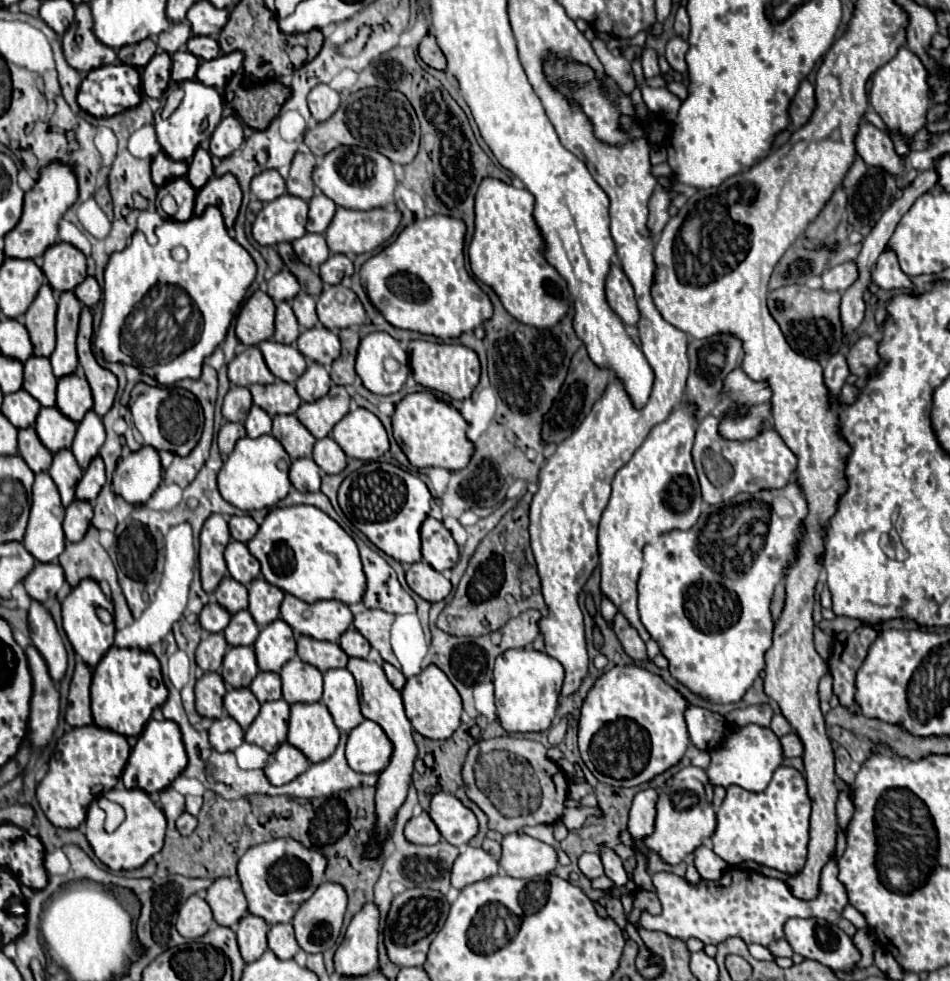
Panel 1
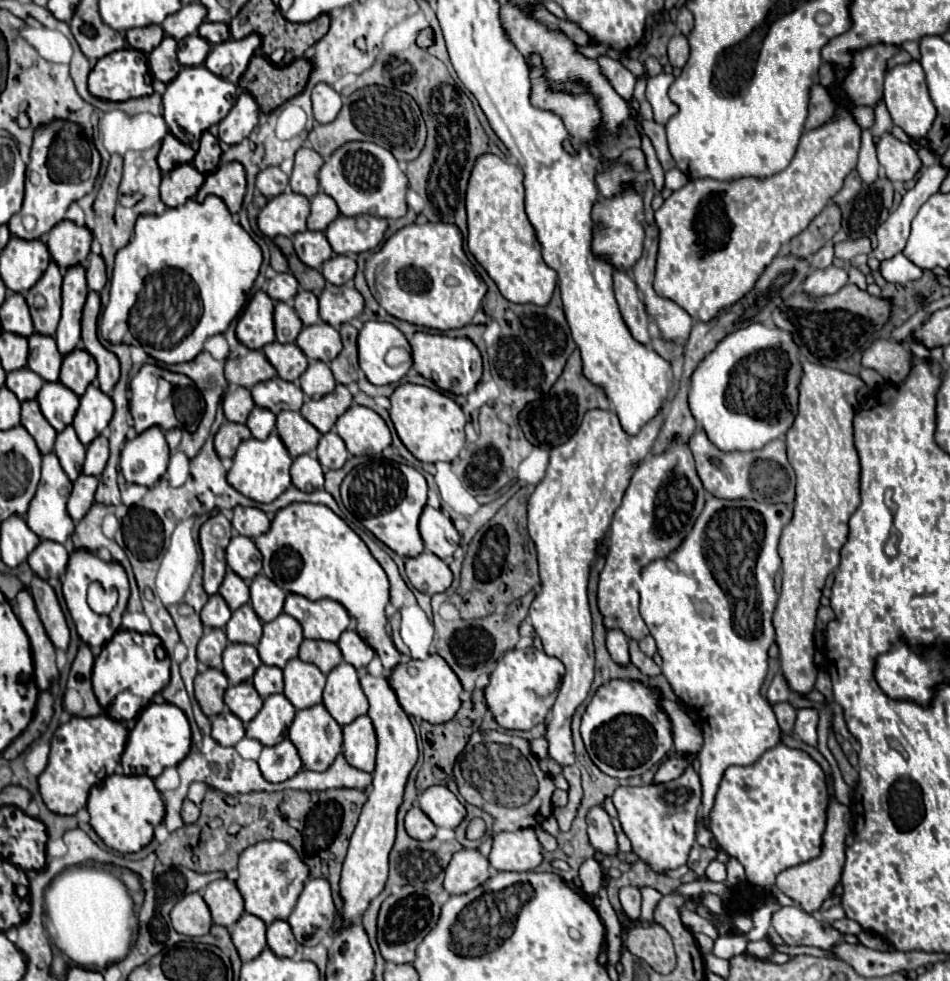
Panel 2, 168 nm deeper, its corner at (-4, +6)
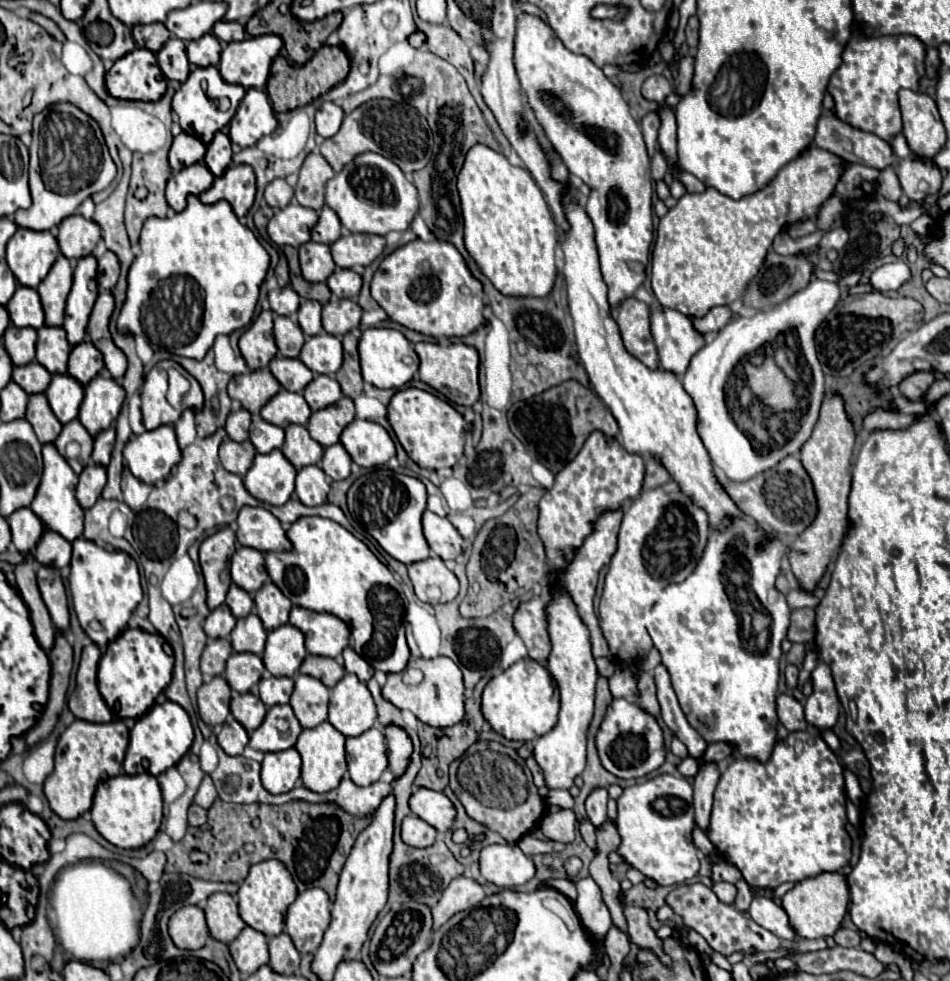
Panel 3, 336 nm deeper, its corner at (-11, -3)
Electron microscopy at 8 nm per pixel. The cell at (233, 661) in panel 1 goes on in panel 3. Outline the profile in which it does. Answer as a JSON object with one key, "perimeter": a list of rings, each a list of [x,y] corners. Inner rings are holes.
{"perimeter":[[[233,652],[225,668],[225,680],[237,692],[249,692],[263,676],[265,666],[257,654]]]}

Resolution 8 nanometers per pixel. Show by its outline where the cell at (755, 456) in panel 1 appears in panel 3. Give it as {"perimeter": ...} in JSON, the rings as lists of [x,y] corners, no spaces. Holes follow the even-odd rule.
{"perimeter":[[[795,456],[783,458],[773,470],[767,470],[765,474],[759,474],[749,482],[725,480],[721,484],[749,518],[753,518],[765,528],[771,528],[775,534],[781,534],[787,542],[795,540],[805,528],[809,528],[817,516],[817,498],[813,492],[811,478],[803,468],[801,460]]]}

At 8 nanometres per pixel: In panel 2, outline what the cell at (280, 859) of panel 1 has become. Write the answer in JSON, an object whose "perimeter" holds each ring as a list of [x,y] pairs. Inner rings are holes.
{"perimeter":[[[260,841],[242,851],[238,861],[238,889],[244,897],[244,907],[248,913],[260,917],[266,925],[276,919],[288,919],[292,913],[298,895],[304,889],[304,883],[310,877],[310,867],[300,859],[294,847],[286,841]]]}

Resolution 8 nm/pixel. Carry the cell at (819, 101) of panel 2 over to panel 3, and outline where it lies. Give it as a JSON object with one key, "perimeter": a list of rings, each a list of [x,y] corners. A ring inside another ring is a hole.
{"perimeter":[[[831,112],[821,114],[815,144],[849,164],[863,164],[875,170],[885,170],[897,160],[889,142],[833,118]]]}

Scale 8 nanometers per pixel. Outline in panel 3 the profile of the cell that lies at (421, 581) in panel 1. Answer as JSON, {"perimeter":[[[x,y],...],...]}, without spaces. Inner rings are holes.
{"perimeter":[[[429,556],[407,566],[409,578],[413,582],[415,594],[421,602],[431,606],[441,602],[451,602],[459,592],[457,576],[445,566],[439,556]]]}

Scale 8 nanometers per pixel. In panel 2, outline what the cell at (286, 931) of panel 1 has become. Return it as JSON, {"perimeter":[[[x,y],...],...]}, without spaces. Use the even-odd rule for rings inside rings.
{"perimeter":[[[278,919],[278,921],[270,923],[268,931],[266,931],[266,941],[268,941],[268,947],[278,957],[294,957],[298,943],[296,943],[296,937],[286,921]]]}

